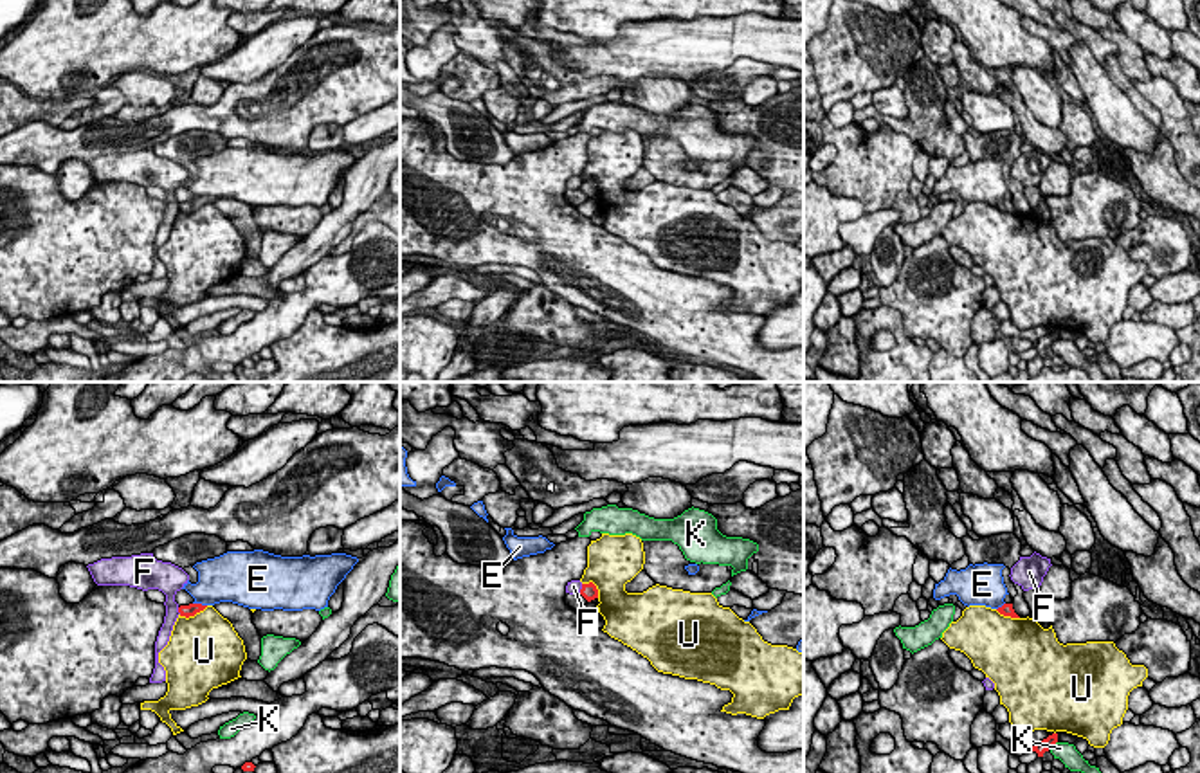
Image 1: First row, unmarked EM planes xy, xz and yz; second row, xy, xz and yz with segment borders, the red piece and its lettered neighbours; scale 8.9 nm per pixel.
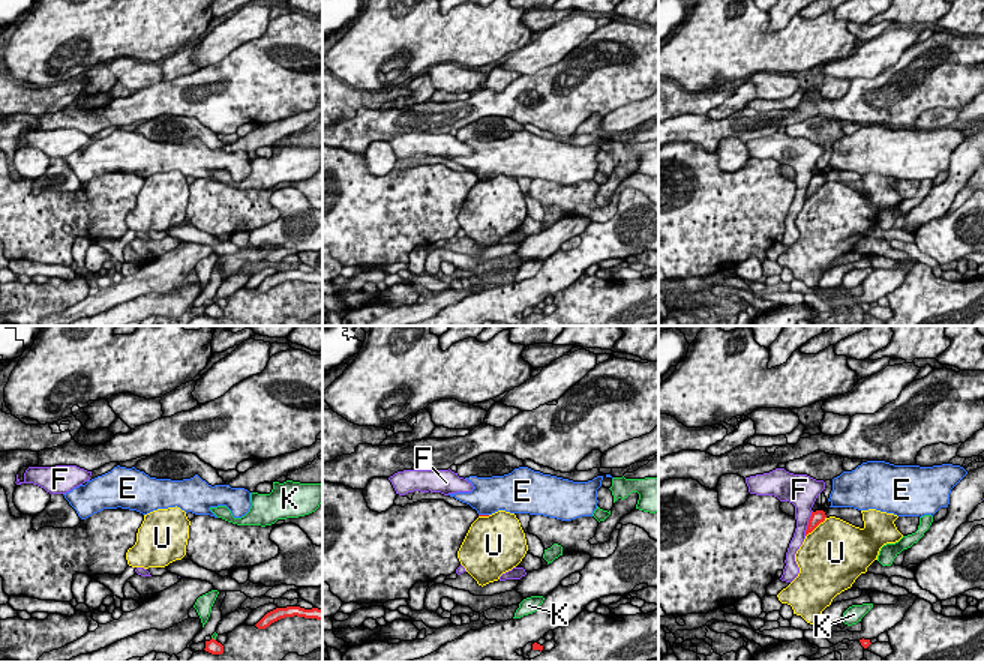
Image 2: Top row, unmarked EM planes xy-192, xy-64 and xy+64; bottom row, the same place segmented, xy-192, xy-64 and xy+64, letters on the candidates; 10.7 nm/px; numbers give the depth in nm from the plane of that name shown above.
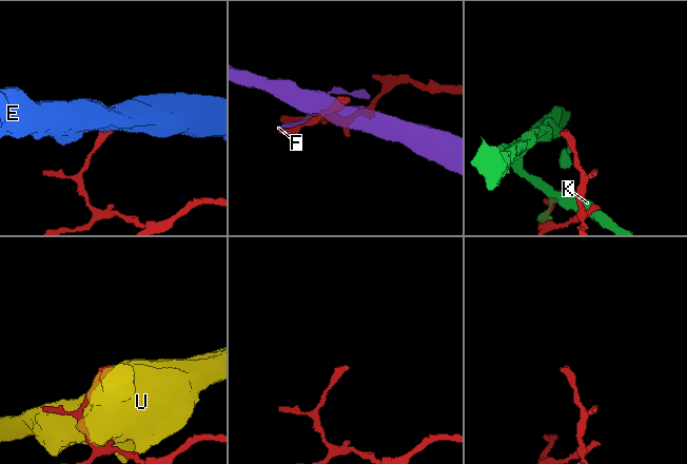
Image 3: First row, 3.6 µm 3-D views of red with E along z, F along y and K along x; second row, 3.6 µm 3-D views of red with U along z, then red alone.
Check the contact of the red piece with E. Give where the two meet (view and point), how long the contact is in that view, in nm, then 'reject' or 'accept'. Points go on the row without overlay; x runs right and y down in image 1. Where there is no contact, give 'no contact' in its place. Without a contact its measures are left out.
meets red in xy at (200, 200); contact 130 nm long; accept

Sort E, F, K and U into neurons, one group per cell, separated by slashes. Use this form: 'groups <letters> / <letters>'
groups E / F / K / U

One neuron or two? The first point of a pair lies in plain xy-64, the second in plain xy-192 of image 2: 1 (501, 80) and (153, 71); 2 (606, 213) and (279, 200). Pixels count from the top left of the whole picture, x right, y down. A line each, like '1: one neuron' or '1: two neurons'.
1: two neurons
2: two neurons

